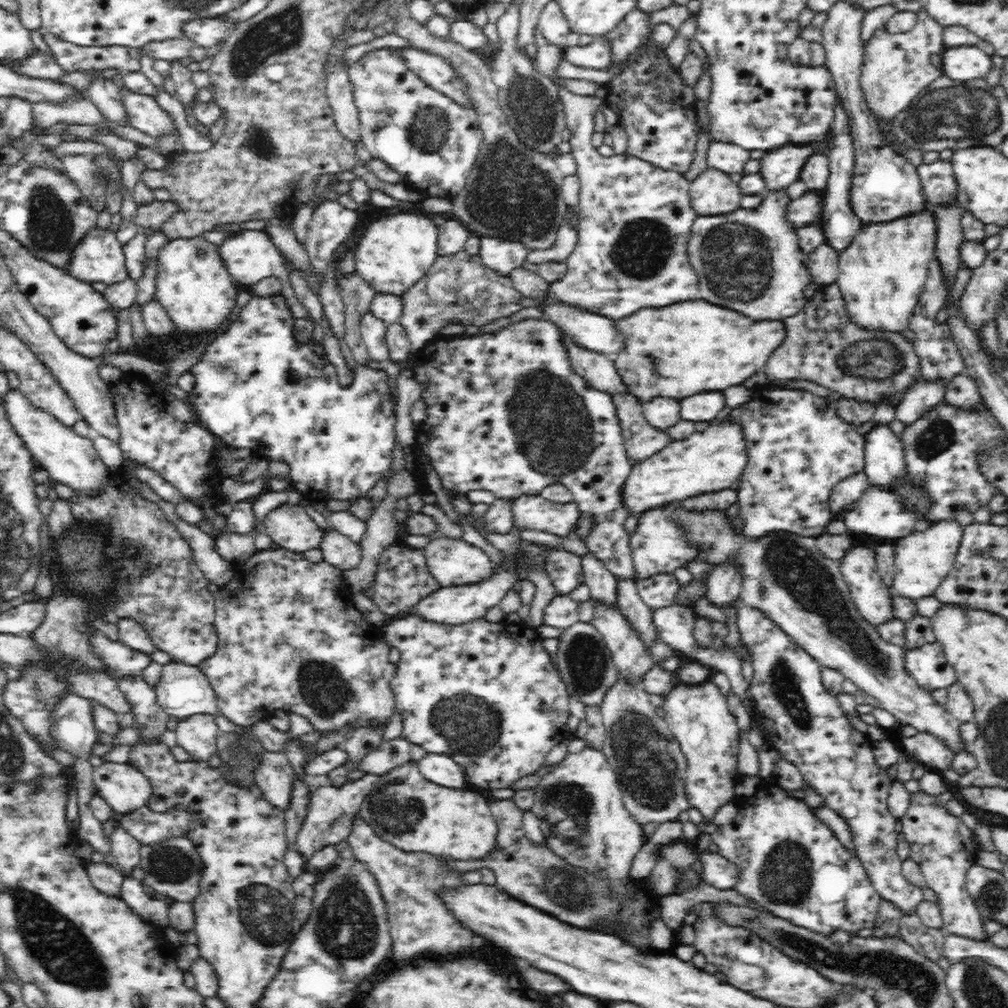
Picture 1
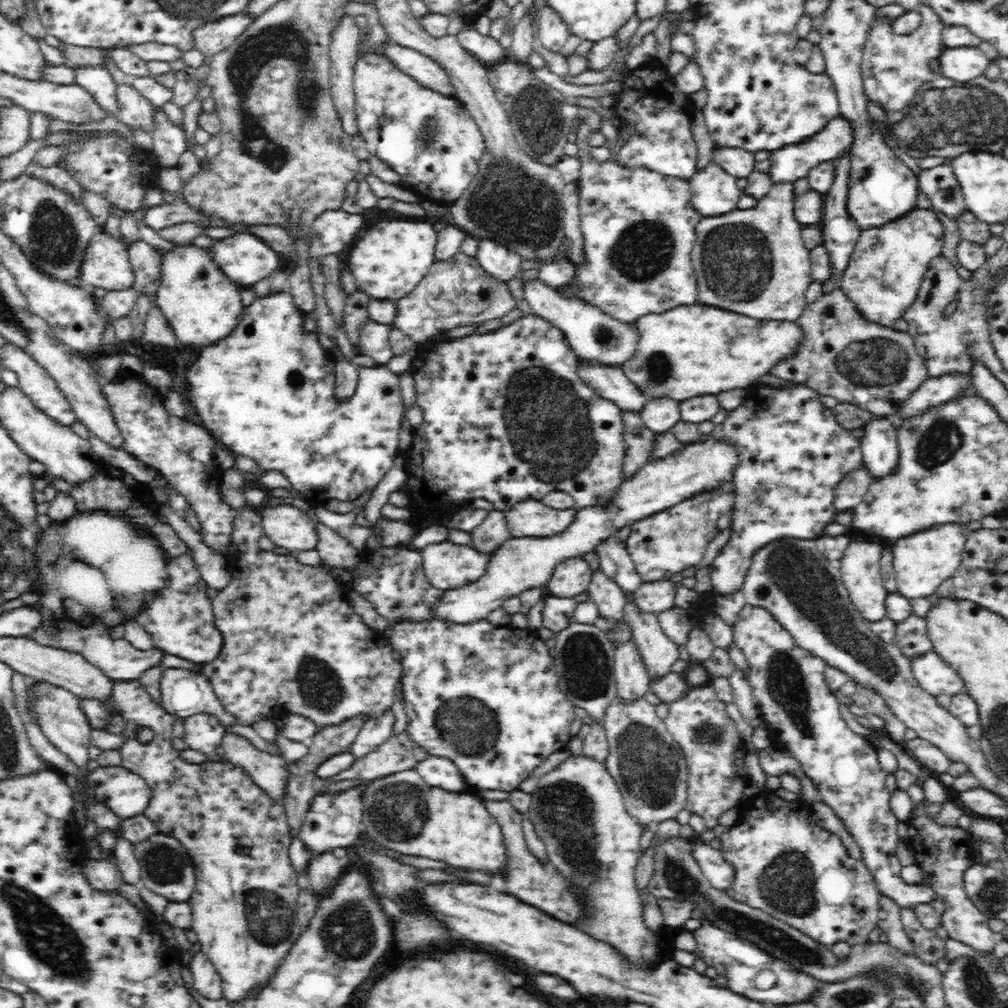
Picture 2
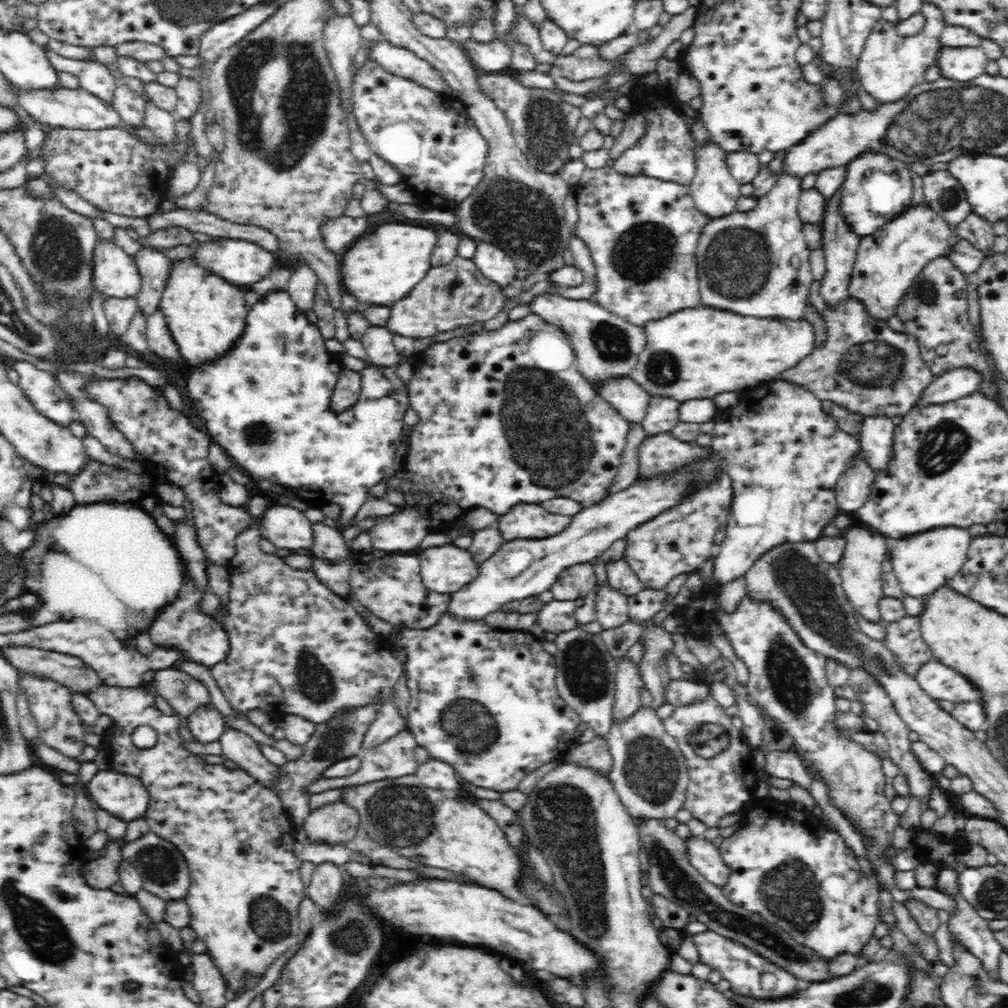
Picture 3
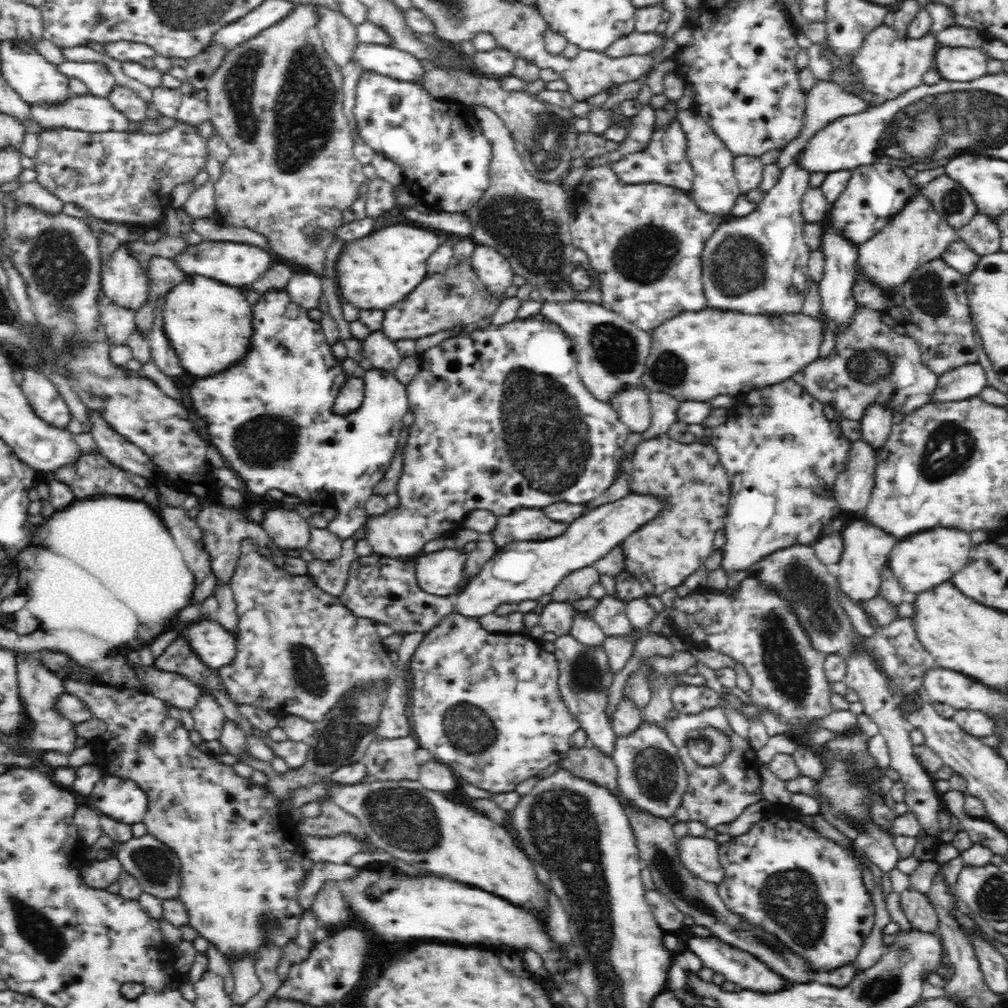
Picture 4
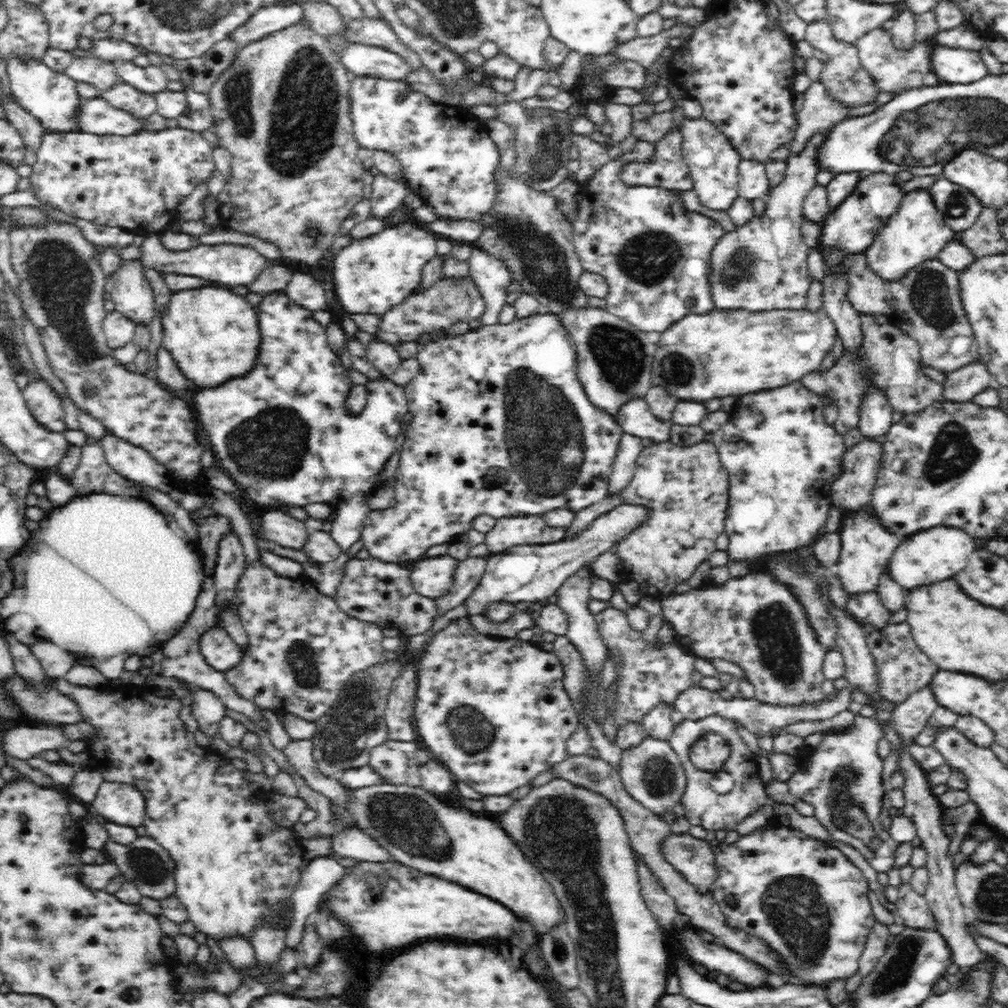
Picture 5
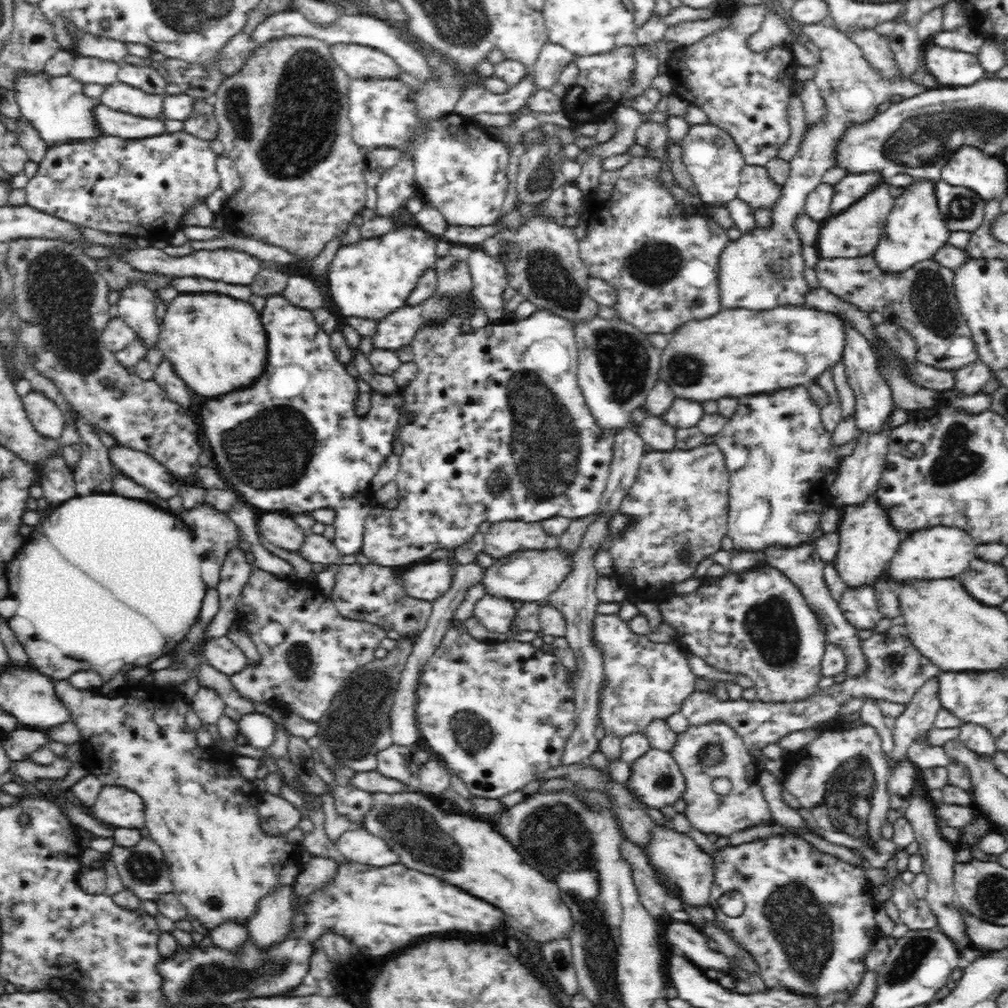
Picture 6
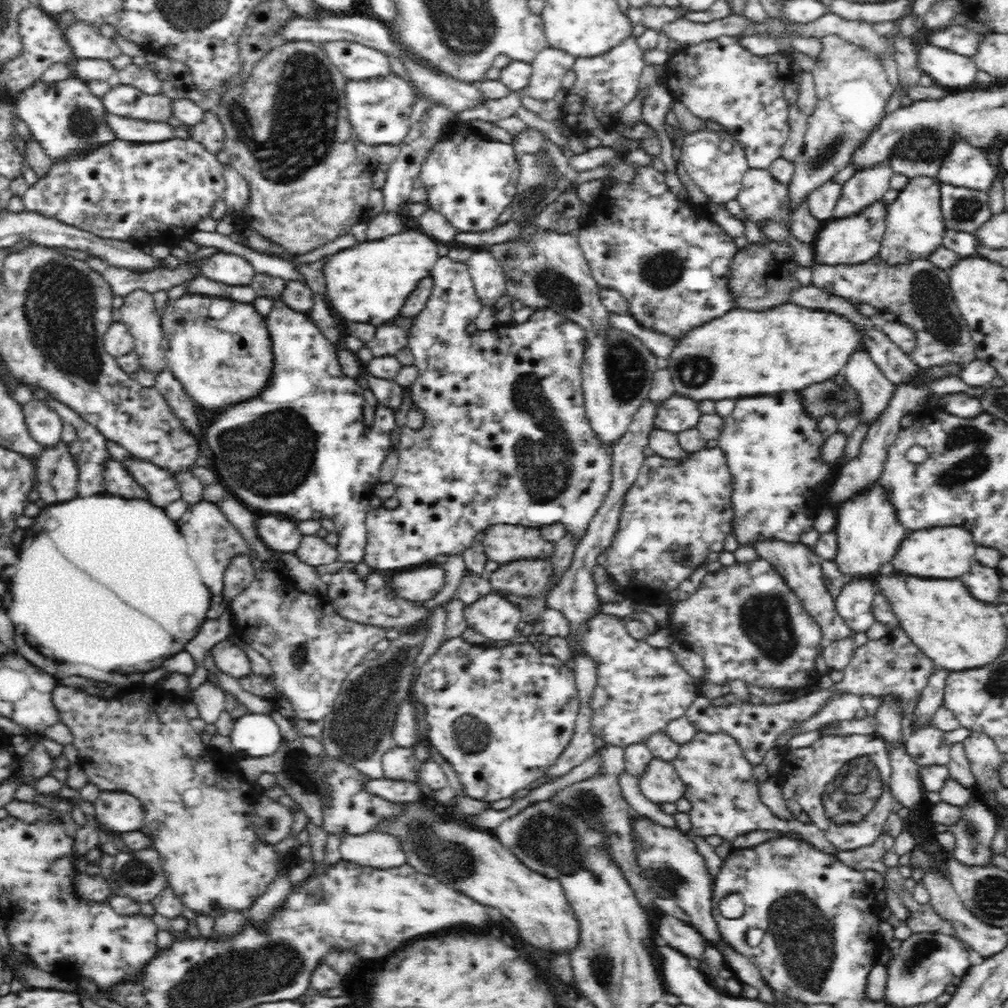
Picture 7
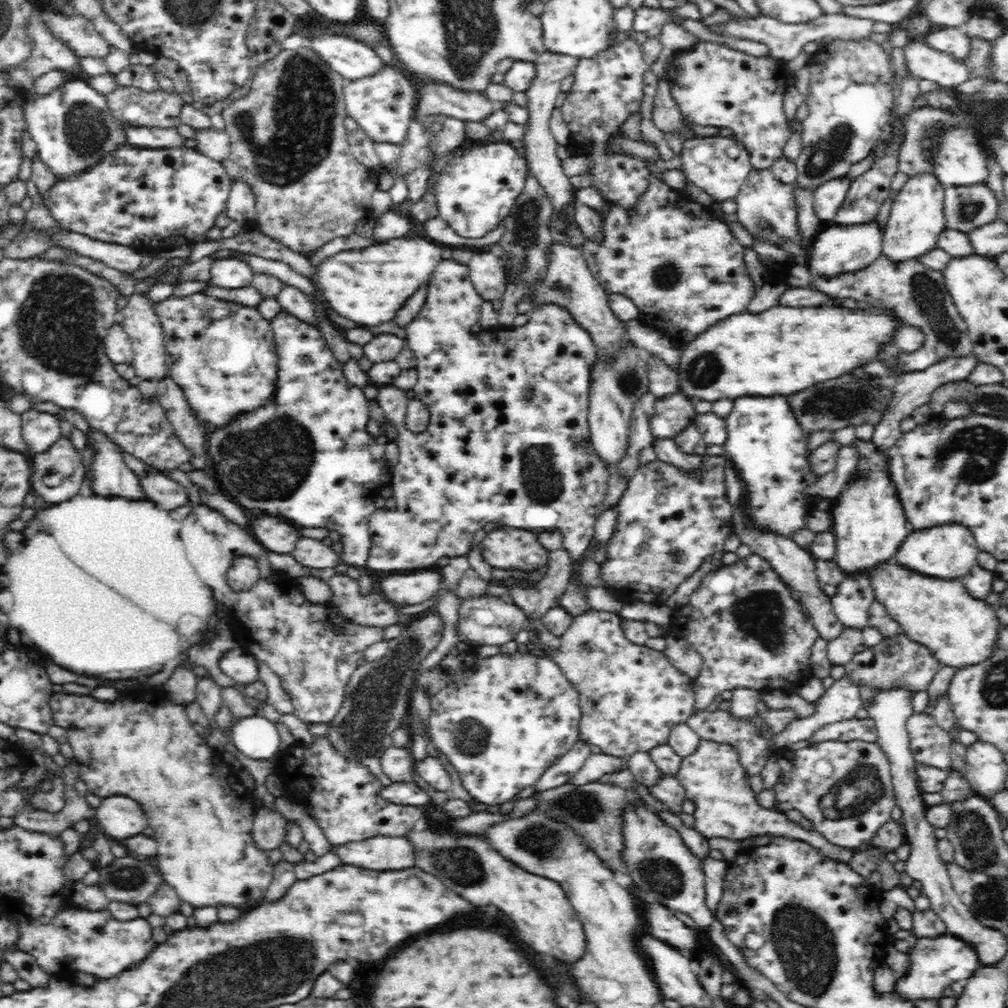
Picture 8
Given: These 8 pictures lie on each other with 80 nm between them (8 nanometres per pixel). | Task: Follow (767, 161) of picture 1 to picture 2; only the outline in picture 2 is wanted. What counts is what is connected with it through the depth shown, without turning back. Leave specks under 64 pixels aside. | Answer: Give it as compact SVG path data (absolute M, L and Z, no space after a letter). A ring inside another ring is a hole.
M839 115L830 120L826 128L822 128L822 131L814 134L814 136L806 140L806 142L786 145L782 148L773 150L769 154L770 170L768 170L767 176L769 176L772 185L796 182L799 178L805 178L806 173L812 167L815 167L821 160L830 160L834 162L834 160L839 157L840 153L851 148L852 141L852 127L845 118Z

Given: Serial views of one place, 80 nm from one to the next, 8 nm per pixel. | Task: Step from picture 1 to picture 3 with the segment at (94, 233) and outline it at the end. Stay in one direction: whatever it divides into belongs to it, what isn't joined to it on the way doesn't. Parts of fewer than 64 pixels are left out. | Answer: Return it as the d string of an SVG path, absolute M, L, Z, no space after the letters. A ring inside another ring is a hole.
M95 240L91 260L93 290L118 298L135 296L140 290L140 273L133 256L127 254L113 240Z

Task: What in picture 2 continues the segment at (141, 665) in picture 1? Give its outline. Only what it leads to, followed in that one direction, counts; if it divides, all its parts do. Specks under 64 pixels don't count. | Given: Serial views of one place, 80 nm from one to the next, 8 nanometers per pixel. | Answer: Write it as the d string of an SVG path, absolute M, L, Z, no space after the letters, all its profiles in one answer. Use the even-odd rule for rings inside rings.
M95 620L90 626L77 626L70 621L61 621L58 624L54 624L58 627L58 632L54 634L47 634L45 627L38 628L30 634L38 643L51 647L60 647L65 651L76 651L88 662L94 666L102 669L102 672L106 673L106 676L116 682L117 680L134 680L141 678L142 672L148 670L151 666L164 664L162 662L162 656L166 657L166 654L159 649L152 649L148 651L141 651L134 648L129 642L124 639L113 639L108 629L100 630L95 627Z

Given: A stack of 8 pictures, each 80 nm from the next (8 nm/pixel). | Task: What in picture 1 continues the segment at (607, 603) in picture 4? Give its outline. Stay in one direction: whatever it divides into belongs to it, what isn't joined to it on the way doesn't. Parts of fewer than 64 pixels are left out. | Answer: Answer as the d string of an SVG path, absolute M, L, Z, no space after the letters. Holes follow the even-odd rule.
M592 551L579 557L583 571L583 582L590 589L591 598L616 605L616 576Z

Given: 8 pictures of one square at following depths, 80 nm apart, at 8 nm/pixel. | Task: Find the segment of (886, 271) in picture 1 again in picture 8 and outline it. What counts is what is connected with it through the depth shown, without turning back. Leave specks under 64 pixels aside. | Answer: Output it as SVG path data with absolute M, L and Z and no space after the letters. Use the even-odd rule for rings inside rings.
M924 173L908 177L901 190L893 194L890 216L883 232L883 255L892 262L918 259L938 247L938 240L946 226L943 215L943 184L934 174Z

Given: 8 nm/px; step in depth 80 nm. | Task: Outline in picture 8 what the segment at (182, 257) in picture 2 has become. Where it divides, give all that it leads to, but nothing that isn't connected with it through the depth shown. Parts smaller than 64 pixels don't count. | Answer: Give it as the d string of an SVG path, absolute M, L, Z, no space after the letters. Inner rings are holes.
M204 293L190 297L170 299L155 304L155 311L161 321L165 339L165 354L169 362L169 375L182 387L194 413L204 423L214 428L224 426L238 413L251 411L269 401L274 392L274 372L278 370L278 356L275 349L274 333L270 322L263 318L257 308L250 308L234 302L214 299ZM228 306L230 313L221 320L211 318L213 309Z

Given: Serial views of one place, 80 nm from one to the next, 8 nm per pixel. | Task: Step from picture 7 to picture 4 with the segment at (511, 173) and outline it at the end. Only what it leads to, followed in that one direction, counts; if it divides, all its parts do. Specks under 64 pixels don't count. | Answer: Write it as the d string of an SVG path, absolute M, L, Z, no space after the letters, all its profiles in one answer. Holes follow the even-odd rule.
M372 69L363 70L356 85L356 103L353 108L360 138L376 153L396 163L403 172L404 184L418 199L418 203L432 211L464 214L470 205L478 202L489 183L491 146L482 134L471 106L435 98L422 84L398 80Z

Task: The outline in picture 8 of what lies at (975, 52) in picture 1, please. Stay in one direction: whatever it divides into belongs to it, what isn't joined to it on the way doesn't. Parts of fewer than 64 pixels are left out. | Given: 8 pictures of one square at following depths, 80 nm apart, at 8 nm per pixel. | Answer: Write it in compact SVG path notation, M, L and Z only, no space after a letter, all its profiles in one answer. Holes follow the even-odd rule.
M910 42L903 48L908 70L918 80L928 79L944 89L951 89L971 79L965 59L939 51L927 43Z

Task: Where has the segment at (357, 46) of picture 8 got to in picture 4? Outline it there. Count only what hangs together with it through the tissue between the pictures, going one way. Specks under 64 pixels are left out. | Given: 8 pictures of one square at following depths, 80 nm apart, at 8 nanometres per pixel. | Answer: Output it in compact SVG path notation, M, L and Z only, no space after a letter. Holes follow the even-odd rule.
M360 43L354 56L352 66L360 64L362 70L372 69L382 75L398 80L424 82L426 67L412 53L394 48L390 44Z

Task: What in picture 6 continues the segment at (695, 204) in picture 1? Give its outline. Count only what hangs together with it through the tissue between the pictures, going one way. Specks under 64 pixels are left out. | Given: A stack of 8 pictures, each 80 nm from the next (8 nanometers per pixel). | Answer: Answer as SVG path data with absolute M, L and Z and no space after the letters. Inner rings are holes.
M715 124L690 125L681 141L681 157L696 184L699 198L712 208L724 208L731 200L738 198L740 171L745 165L742 153L734 139Z

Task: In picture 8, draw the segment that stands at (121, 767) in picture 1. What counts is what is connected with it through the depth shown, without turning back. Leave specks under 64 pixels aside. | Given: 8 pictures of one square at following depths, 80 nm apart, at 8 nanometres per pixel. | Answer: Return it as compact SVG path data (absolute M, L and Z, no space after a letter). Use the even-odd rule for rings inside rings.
M106 796L95 809L103 833L110 840L122 843L146 828L146 816L140 804L126 796Z

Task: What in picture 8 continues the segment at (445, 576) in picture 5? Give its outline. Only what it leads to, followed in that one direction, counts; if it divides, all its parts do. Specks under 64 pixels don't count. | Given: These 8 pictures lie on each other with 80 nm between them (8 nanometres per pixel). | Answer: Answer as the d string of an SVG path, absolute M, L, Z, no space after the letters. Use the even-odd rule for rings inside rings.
M430 568L414 570L410 574L396 574L379 580L379 590L383 596L404 606L430 602L443 588L443 577L440 572Z

